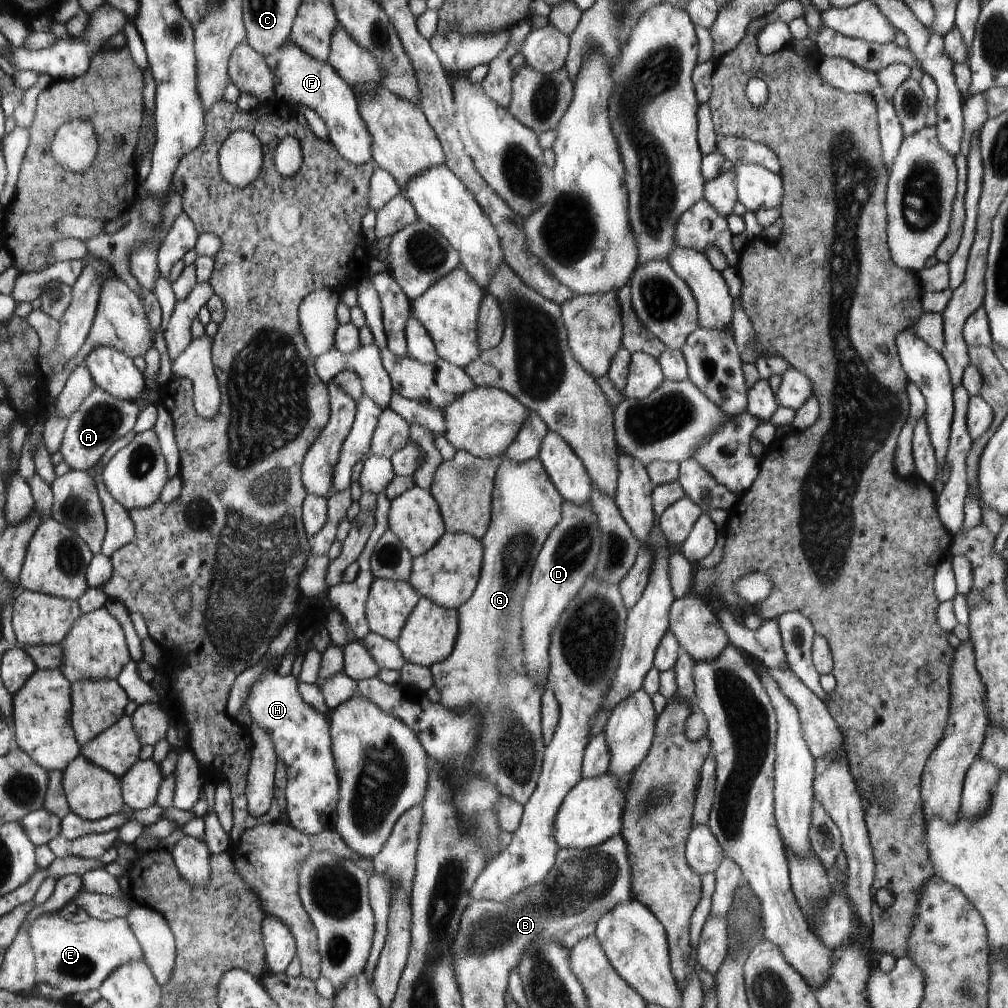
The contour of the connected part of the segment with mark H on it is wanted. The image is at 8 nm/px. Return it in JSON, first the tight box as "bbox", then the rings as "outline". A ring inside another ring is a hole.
{"bbox":[247,664,339,836],"outline":[[[279,664],[276,667],[267,667],[265,675],[250,689],[247,705],[252,723],[259,724],[270,733],[276,756],[279,758],[279,767],[287,772],[284,798],[289,825],[306,836],[317,835],[323,830],[332,830],[337,817],[339,782],[331,749],[330,725],[326,716],[324,717],[302,701],[298,693],[299,680],[291,672],[282,676],[277,672],[278,667]]]}

